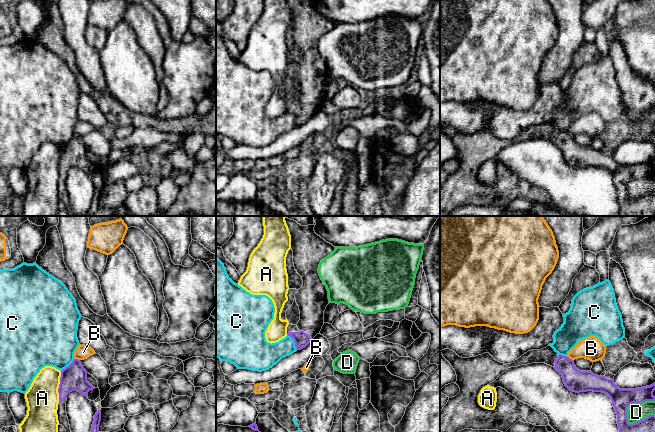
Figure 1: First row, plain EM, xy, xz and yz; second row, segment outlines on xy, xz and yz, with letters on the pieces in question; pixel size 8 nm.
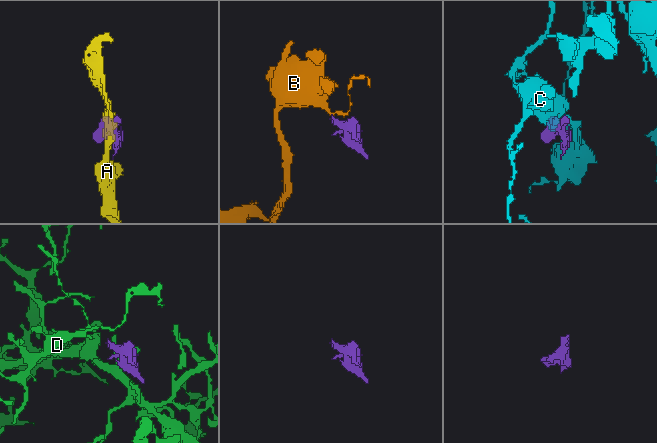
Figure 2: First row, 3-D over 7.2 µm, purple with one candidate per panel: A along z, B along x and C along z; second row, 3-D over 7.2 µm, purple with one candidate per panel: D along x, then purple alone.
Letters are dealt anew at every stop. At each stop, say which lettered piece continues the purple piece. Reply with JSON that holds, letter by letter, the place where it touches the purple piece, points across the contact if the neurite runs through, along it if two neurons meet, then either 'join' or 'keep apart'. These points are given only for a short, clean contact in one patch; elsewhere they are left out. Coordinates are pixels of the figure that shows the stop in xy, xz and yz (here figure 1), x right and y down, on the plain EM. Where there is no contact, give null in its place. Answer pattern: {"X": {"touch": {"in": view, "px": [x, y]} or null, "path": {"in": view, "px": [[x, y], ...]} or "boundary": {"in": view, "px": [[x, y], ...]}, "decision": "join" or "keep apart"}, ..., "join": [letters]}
{"A": {"touch": {"in": "xy", "px": [59, 162]}, "decision": "keep apart"}, "B": {"touch": {"in": "yz", "px": [569, 134]}, "boundary": {"in": "yz", "px": [[566, 132], [573, 136]]}, "decision": "keep apart"}, "C": {"touch": {"in": "xz", "px": [294, 117]}, "boundary": {"in": "xz", "px": [[287, 111], [293, 116], [294, 122], [297, 125]]}, "decision": "keep apart"}, "D": {"touch": {"in": "yz", "px": [633, 178]}, "decision": "keep apart"}, "join": []}

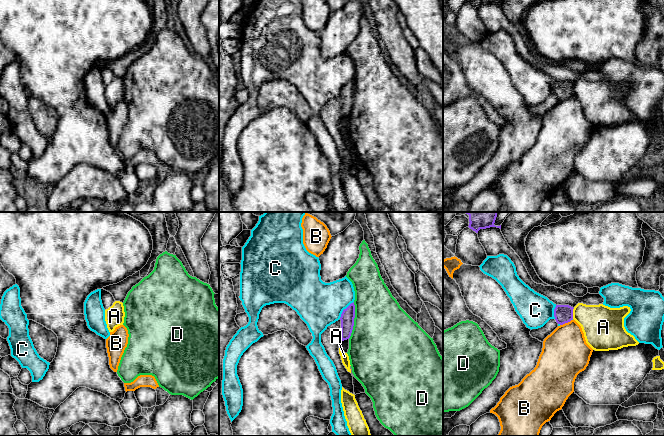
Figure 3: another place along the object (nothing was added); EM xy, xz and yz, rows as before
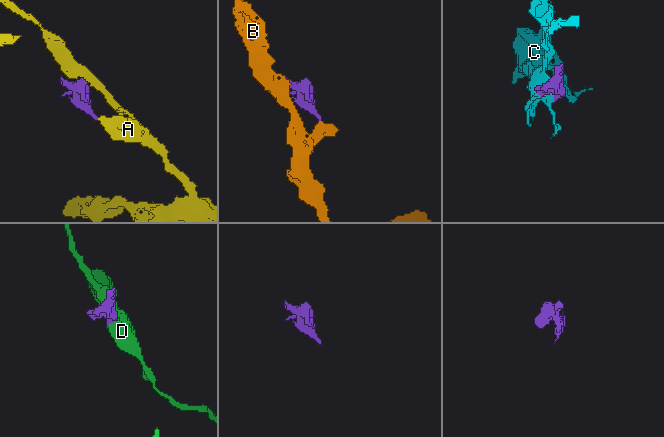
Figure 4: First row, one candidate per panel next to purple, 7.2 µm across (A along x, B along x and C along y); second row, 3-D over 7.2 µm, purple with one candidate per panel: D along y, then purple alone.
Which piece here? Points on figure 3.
{"A": {"touch": {"in": "yz", "px": [572, 89]}, "boundary": {"in": "yz", "px": [[574, 84], [572, 94]]}, "decision": "keep apart"}, "B": {"touch": {"in": "yz", "px": [565, 98]}, "decision": "keep apart"}, "C": {"touch": {"in": "xz", "px": [344, 85]}, "decision": "keep apart"}, "D": {"touch": {"in": "xz", "px": [353, 96]}, "decision": "keep apart"}, "join": []}

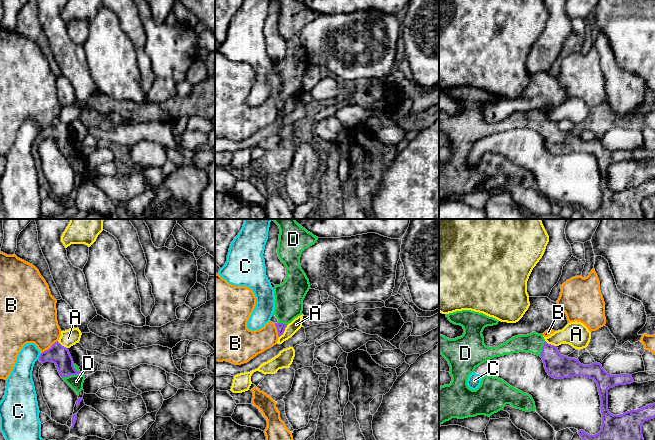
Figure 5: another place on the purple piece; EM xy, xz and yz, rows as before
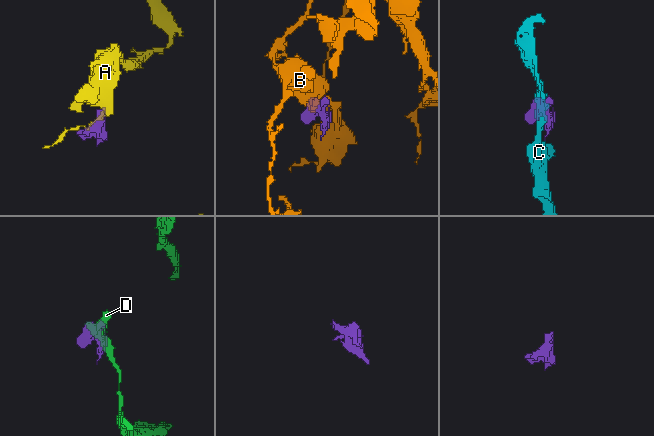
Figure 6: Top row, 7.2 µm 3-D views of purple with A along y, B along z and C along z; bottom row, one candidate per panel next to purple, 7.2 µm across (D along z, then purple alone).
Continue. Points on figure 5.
{"A": {"touch": {"in": "xz", "px": [284, 106]}, "boundary": {"in": "xz", "px": [[287, 101], [279, 113]]}, "decision": "keep apart"}, "B": {"touch": {"in": "xy", "px": [49, 124]}, "boundary": {"in": "xy", "px": [[57, 116], [41, 129]]}, "decision": "keep apart"}, "C": {"touch": {"in": "xy", "px": [40, 131]}, "decision": "keep apart"}, "D": {"touch": {"in": "xy", "px": [71, 150]}, "path": {"in": "xy", "px": [[58, 130], [71, 150], [76, 157]]}, "decision": "join"}, "join": ["D"]}

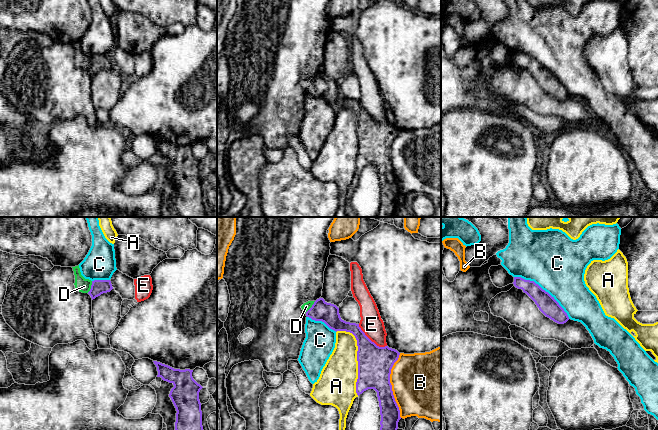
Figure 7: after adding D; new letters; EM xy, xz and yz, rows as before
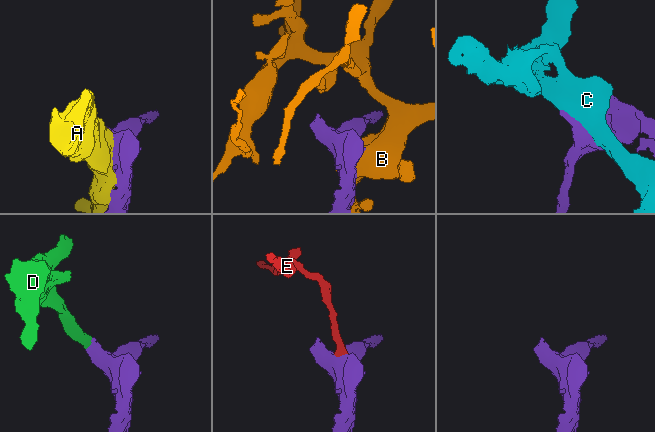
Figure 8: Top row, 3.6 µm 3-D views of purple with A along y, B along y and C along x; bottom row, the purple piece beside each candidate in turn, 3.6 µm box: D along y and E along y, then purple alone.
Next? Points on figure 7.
{"A": {"touch": {"in": "xz", "px": [357, 133]}, "decision": "keep apart"}, "B": {"touch": {"in": "xz", "px": [391, 161]}, "decision": "keep apart"}, "C": {"touch": {"in": "yz", "px": [544, 66]}, "decision": "keep apart"}, "D": {"touch": {"in": "xy", "px": [91, 63]}, "path": {"in": "xy", "px": [[98, 63], [91, 63], [83, 61]]}, "decision": "join"}, "E": {"touch": {"in": "xz", "px": [370, 116]}, "decision": "keep apart"}, "join": ["D"]}

